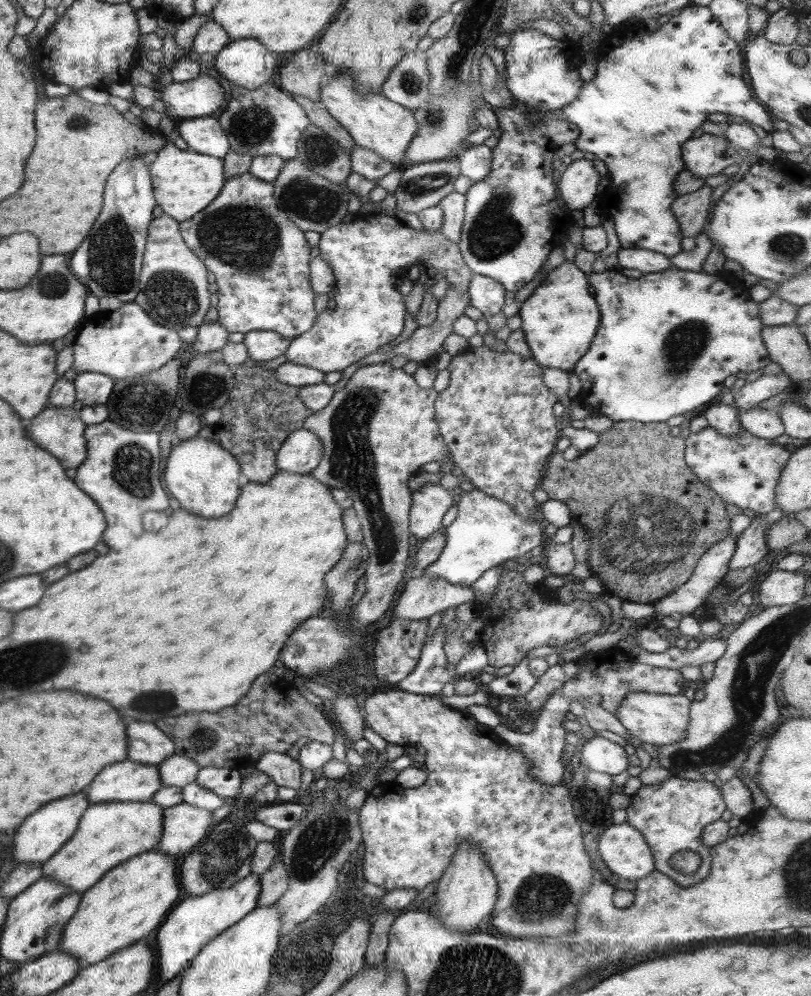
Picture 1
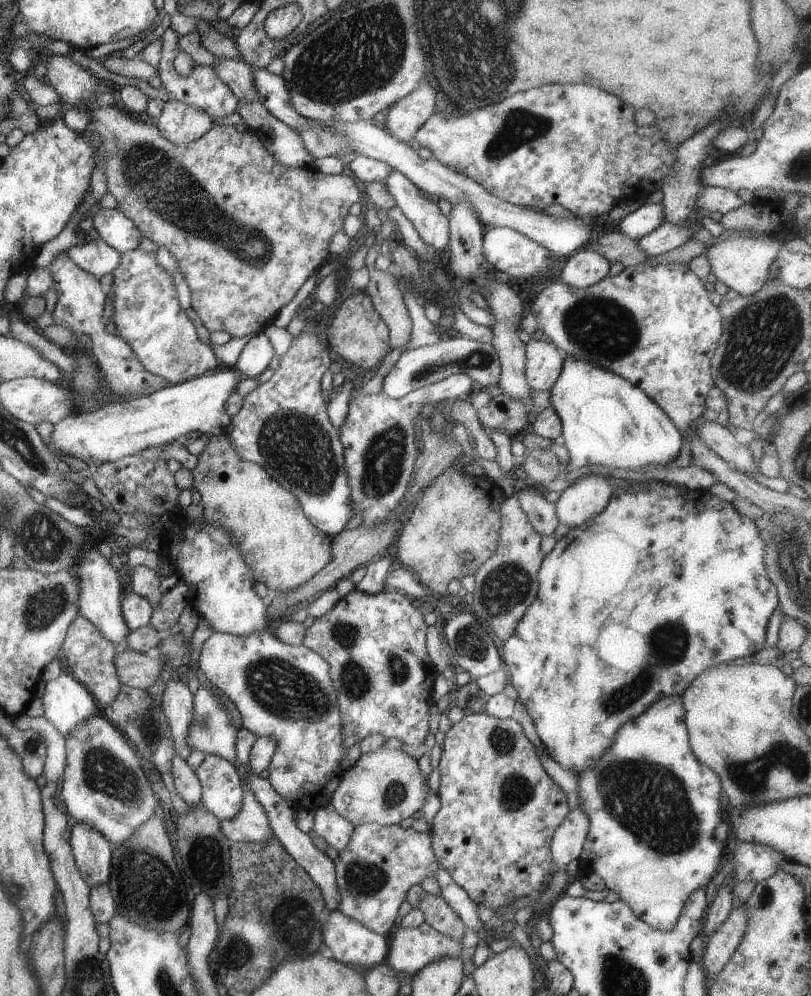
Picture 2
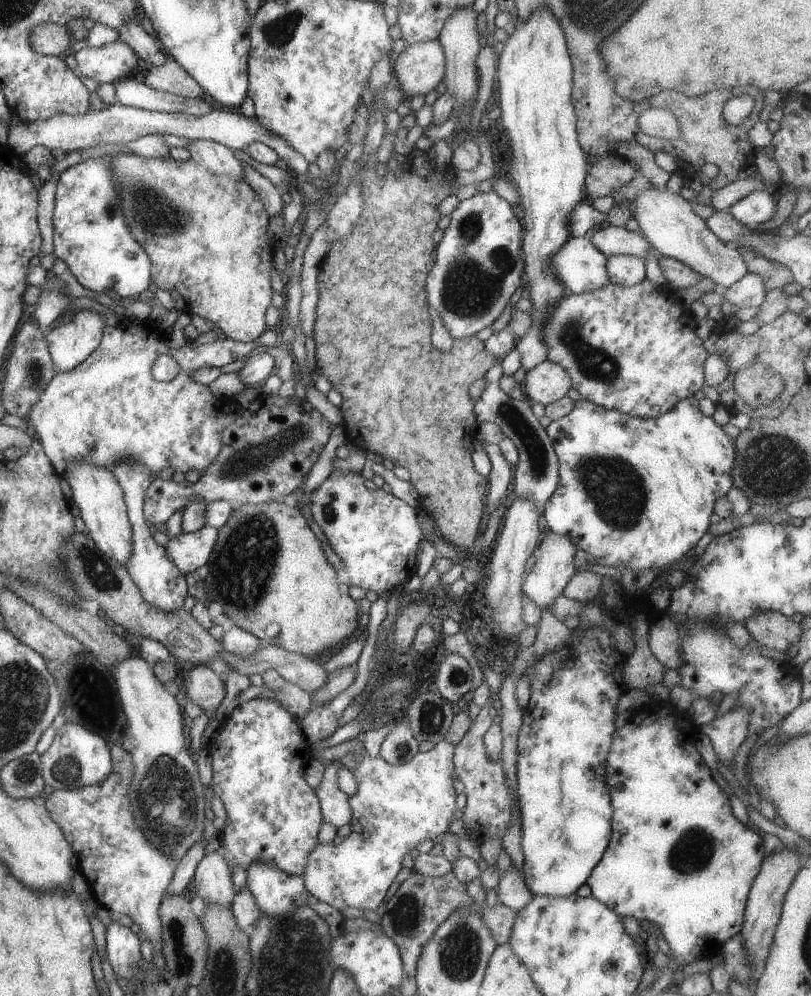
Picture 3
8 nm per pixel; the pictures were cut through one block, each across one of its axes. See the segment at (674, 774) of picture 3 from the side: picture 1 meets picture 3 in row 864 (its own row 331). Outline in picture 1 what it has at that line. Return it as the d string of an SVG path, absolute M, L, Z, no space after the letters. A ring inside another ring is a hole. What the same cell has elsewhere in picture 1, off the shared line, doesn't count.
M674 268L645 273L638 278L626 277L620 270L592 272L588 277L589 286L595 288L593 296L600 322L589 350L577 360L571 372L581 383L575 400L589 404L590 414L600 413L614 422L665 423L671 416L679 416L716 400L727 376L765 370L770 363L761 339L763 326L758 303L748 297L748 291L742 285L729 286L711 274Z

